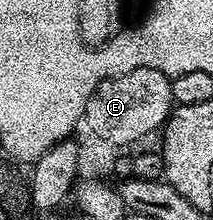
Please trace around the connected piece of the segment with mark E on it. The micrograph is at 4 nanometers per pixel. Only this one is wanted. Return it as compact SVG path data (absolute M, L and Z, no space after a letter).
M144 68L123 71L120 77L105 78L93 90L85 105L85 129L108 146L126 148L154 130L159 131L170 117L174 101L171 96L171 79L160 69Z

